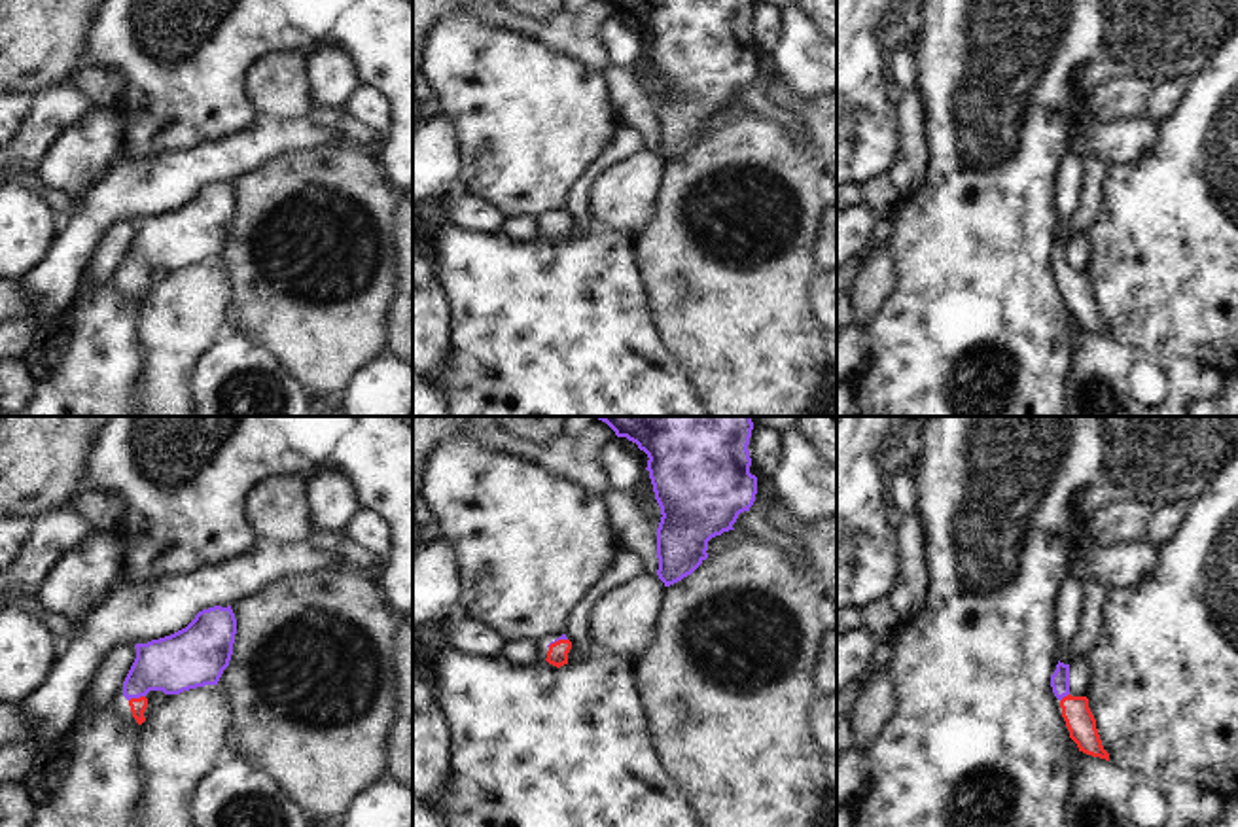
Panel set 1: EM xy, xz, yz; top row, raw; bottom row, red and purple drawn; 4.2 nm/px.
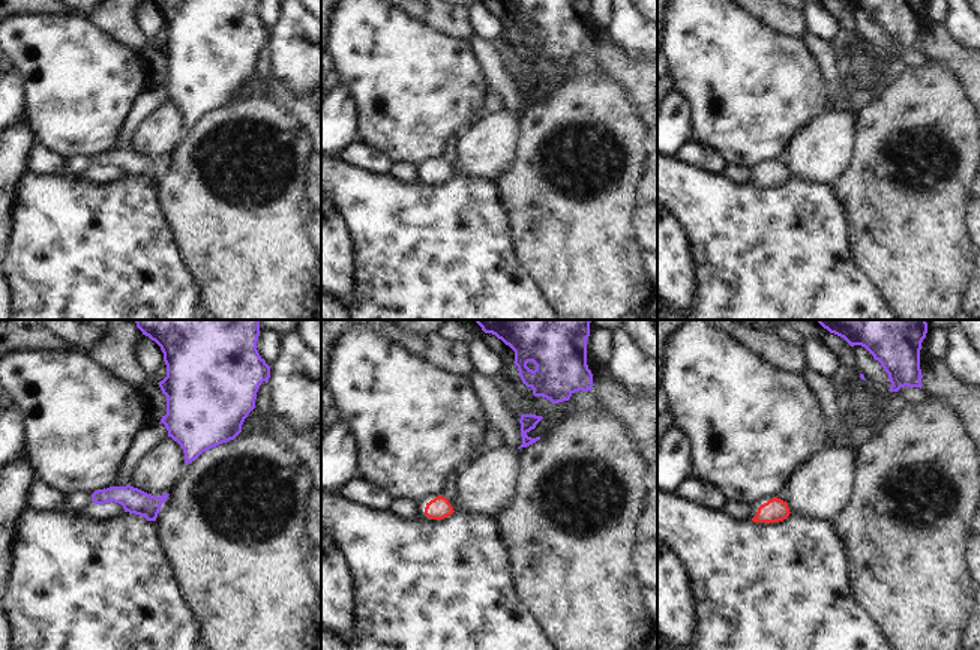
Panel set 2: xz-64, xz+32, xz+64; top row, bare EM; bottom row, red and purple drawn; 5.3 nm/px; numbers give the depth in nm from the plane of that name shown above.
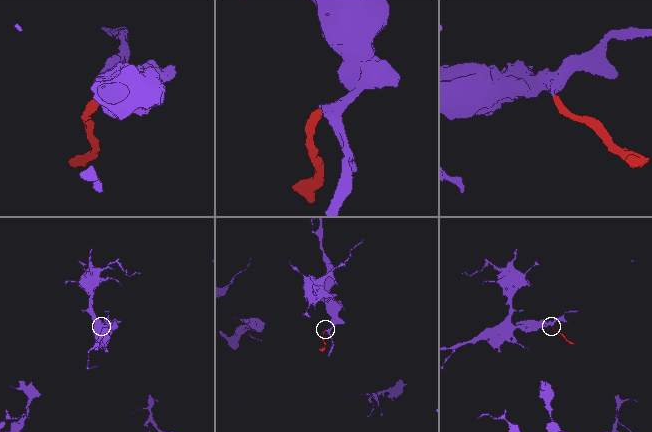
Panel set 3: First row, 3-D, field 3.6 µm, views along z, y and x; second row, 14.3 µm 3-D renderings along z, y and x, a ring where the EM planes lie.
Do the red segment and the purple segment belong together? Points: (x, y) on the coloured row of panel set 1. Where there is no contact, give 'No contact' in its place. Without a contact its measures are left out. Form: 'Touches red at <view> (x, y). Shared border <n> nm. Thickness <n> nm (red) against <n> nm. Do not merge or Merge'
Touches red at xy (137, 699). Shared border 80 nm. Thickness 70 nm (red) against 240 nm. Merge.

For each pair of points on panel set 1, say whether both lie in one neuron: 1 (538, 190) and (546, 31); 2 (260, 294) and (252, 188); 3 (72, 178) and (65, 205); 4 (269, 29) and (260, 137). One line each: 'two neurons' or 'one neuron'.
1: two neurons
2: one neuron
3: two neurons
4: two neurons

